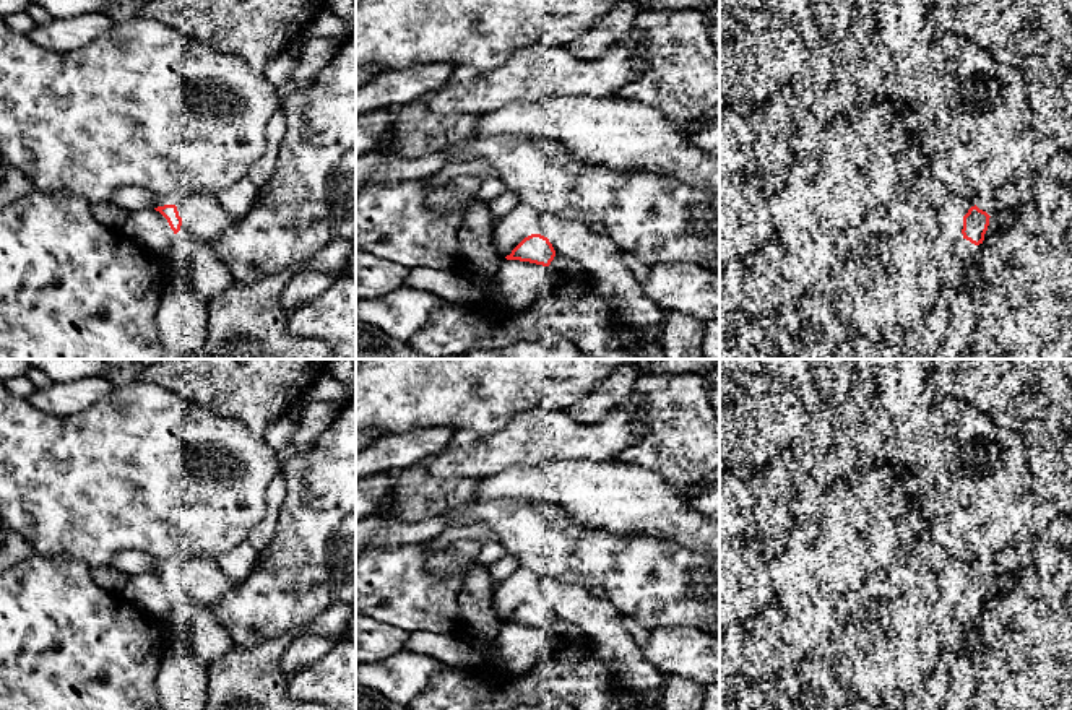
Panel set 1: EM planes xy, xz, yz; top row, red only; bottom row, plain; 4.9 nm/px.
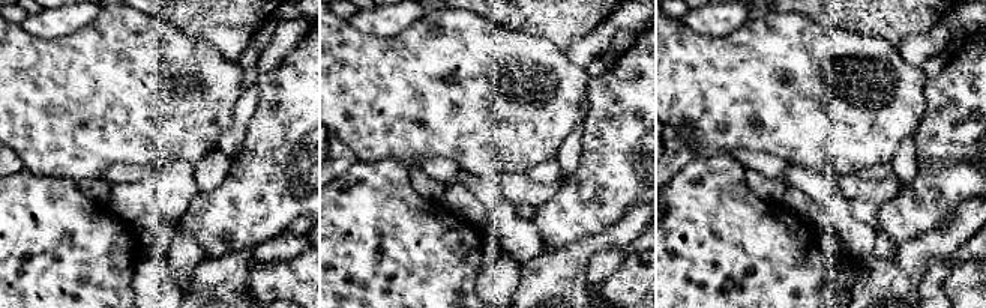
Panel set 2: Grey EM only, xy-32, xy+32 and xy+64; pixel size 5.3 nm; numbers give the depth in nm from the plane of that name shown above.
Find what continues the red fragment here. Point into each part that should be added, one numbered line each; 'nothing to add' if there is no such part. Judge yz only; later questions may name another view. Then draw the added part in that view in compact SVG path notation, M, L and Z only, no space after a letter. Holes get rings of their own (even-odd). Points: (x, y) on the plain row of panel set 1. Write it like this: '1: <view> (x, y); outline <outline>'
1: yz (970, 614); outline M963 603L962 614L963 614L963 621L965 621L965 630L968 630L971 627L971 624L975 622L975 619L978 617L978 609Z

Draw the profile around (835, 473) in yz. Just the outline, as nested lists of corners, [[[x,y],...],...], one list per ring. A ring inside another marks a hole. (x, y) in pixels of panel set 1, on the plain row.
[[[875,400],[862,411],[854,439],[832,447],[799,481],[793,497],[796,518],[819,520],[838,496],[856,489],[859,474],[885,463],[885,440],[895,416]]]

